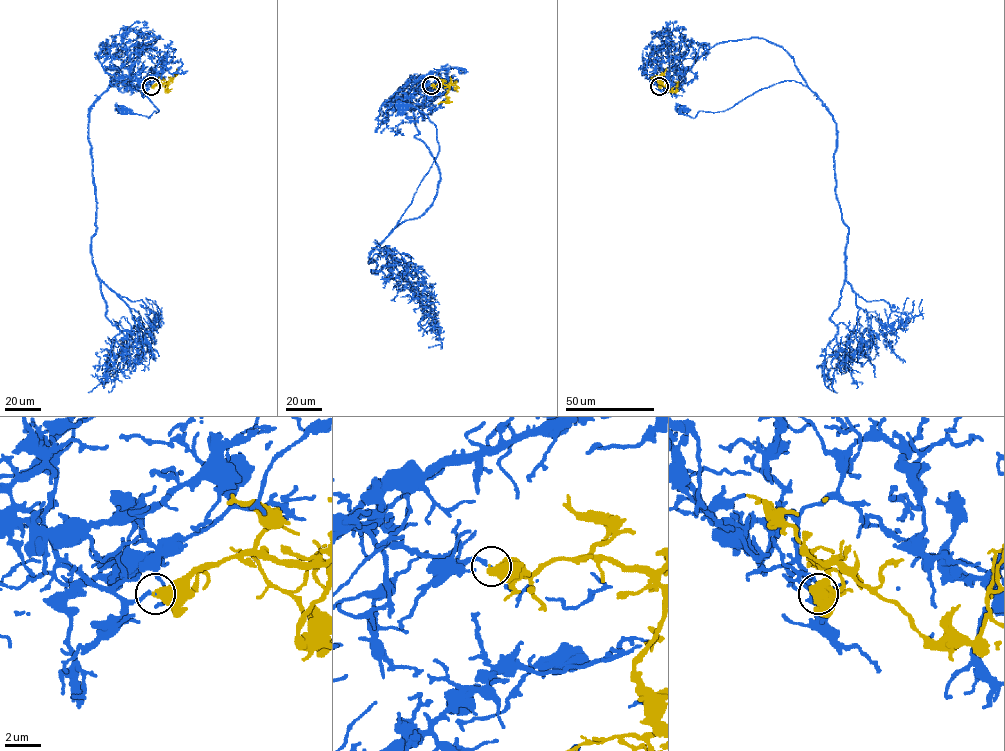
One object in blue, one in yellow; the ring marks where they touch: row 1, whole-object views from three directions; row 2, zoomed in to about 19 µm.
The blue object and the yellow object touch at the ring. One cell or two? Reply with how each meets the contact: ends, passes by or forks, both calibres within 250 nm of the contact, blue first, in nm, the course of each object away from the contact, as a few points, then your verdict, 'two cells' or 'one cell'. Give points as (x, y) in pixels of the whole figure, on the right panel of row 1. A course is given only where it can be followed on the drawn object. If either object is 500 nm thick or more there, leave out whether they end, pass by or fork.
190 nm thick on the blue side, 600 nm on the other; blue runs (659, 86), (702, 43), (751, 37), (781, 46), (807, 85), (683, 110); yellow runs (659, 86), (658, 83), (674, 91), (678, 82); one cell

